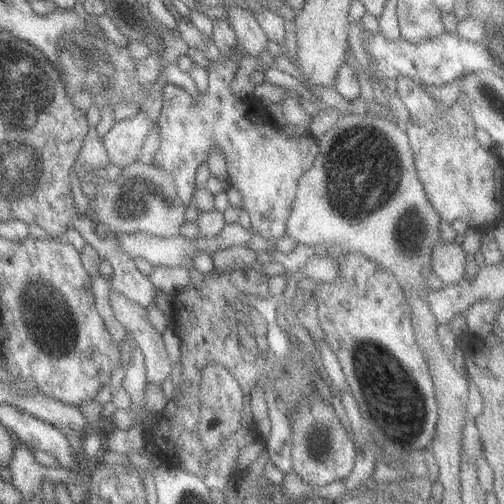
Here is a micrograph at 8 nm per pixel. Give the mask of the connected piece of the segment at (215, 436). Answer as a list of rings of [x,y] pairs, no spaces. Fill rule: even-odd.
[[[216,363],[205,366],[201,372],[201,413],[202,420],[199,427],[200,442],[205,450],[213,450],[237,430],[240,425],[240,414],[243,410],[243,396],[237,382],[228,371]]]

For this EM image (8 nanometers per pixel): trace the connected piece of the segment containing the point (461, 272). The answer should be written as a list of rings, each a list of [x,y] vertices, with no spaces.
[[[438,242],[431,253],[431,270],[441,285],[457,284],[465,279],[465,253],[460,245]]]

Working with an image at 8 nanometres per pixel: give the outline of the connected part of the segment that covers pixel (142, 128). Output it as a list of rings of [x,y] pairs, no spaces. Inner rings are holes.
[[[142,111],[114,121],[101,138],[110,164],[124,169],[134,163],[138,158],[141,144],[153,124],[155,122],[148,120]]]

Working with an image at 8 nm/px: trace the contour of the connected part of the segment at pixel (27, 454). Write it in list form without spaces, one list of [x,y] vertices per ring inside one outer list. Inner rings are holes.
[[[16,443],[9,457],[8,469],[10,470],[11,484],[20,494],[22,502],[31,499],[45,480],[49,482],[61,482],[64,485],[75,481],[76,485],[80,483],[81,472],[73,473],[69,469],[59,466],[46,467],[35,462],[32,450],[25,445]]]

